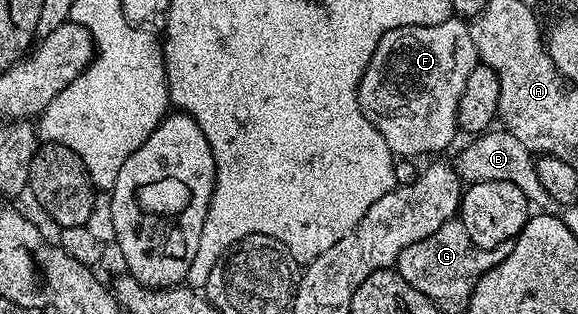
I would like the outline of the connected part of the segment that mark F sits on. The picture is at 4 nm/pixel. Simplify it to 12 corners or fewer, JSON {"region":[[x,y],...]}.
{"region":[[464,19],[387,30],[357,87],[394,157],[459,136]]}

